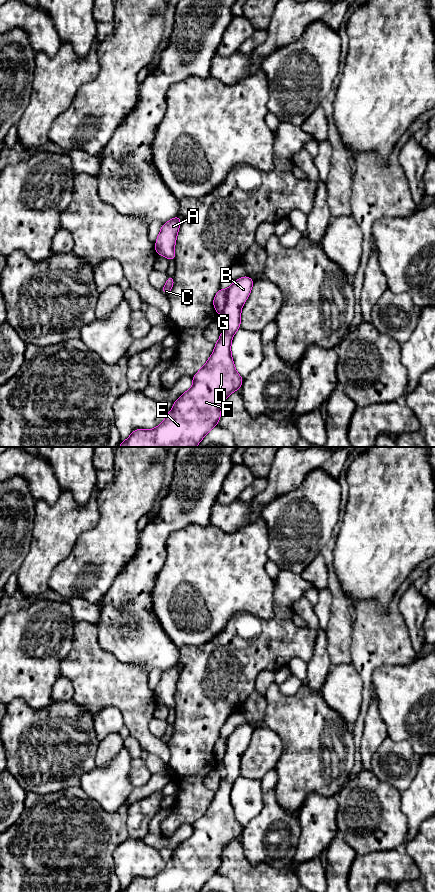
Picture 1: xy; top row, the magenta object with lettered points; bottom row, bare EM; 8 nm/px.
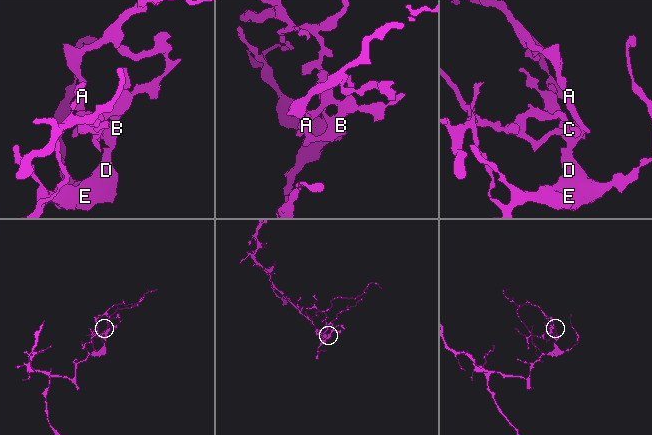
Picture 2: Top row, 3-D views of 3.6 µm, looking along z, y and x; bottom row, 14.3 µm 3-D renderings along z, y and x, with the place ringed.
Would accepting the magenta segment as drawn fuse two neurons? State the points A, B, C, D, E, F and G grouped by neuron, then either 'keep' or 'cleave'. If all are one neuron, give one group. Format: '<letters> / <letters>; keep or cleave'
A B C D E F G; keep

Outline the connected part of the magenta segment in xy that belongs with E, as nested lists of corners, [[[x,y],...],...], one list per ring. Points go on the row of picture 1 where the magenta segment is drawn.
[[[244,276],[226,290],[218,290],[213,299],[213,306],[217,314],[223,315],[227,328],[222,330],[212,355],[192,377],[192,387],[173,403],[173,408],[166,414],[165,420],[151,430],[134,430],[127,440],[119,443],[120,447],[196,447],[213,427],[218,426],[224,400],[240,389],[243,383],[231,356],[231,341],[241,326],[241,309],[251,293],[253,284],[252,278]]]

